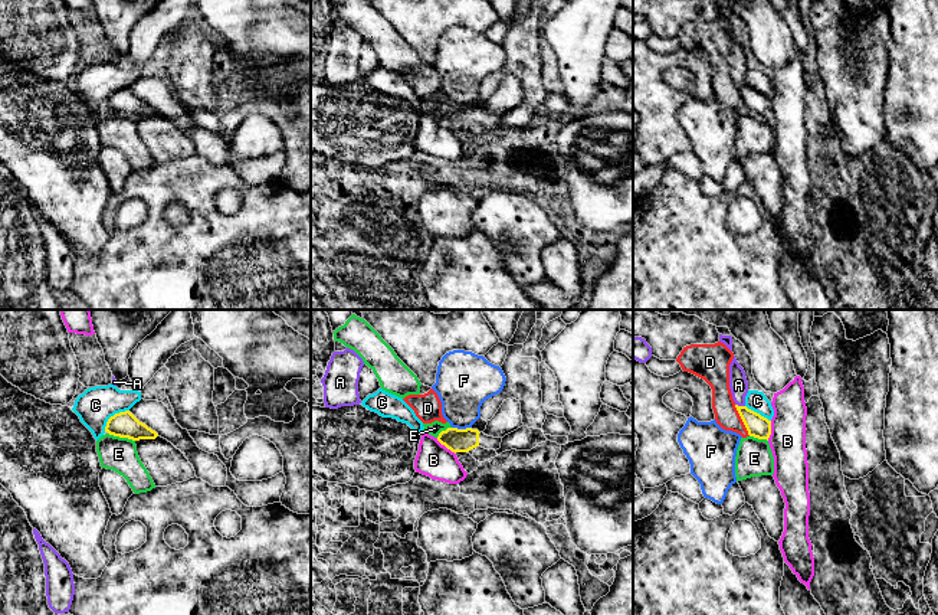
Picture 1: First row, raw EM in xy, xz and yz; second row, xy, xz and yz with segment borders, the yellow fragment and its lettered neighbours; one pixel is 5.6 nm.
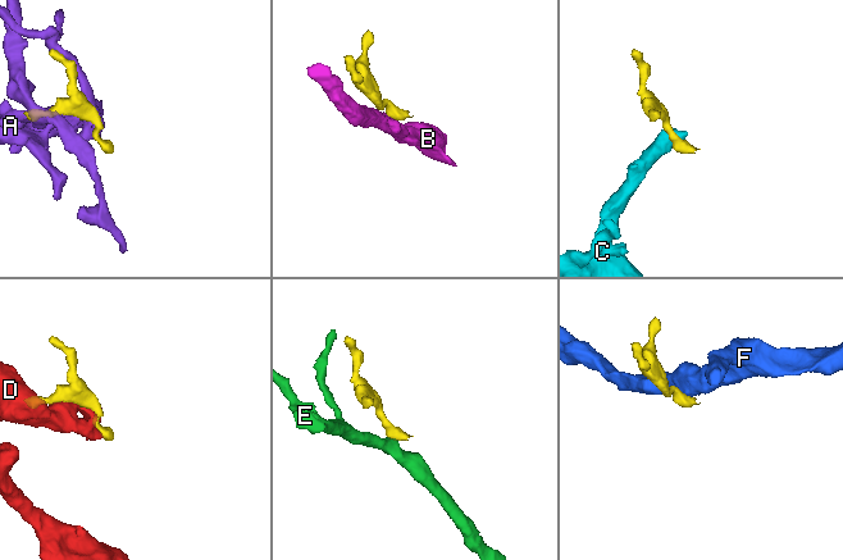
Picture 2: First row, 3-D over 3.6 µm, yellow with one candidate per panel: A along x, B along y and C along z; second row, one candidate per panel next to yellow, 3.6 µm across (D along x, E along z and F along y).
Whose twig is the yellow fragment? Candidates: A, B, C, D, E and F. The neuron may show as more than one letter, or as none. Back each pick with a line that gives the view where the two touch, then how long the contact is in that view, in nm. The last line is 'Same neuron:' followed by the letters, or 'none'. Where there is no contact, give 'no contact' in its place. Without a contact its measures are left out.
Same neuron: none

